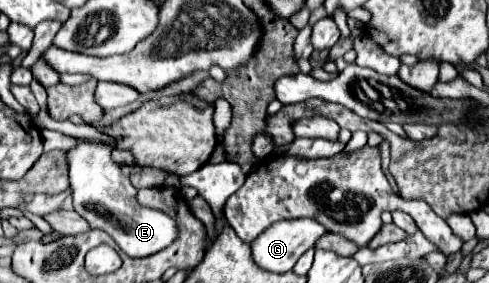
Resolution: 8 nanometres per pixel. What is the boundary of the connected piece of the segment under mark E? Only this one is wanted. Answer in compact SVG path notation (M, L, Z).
M80 141L66 151L70 165L70 187L74 195L74 211L90 221L94 229L104 229L128 257L148 257L168 247L176 239L176 223L158 209L138 205L136 189L112 161L114 145Z

